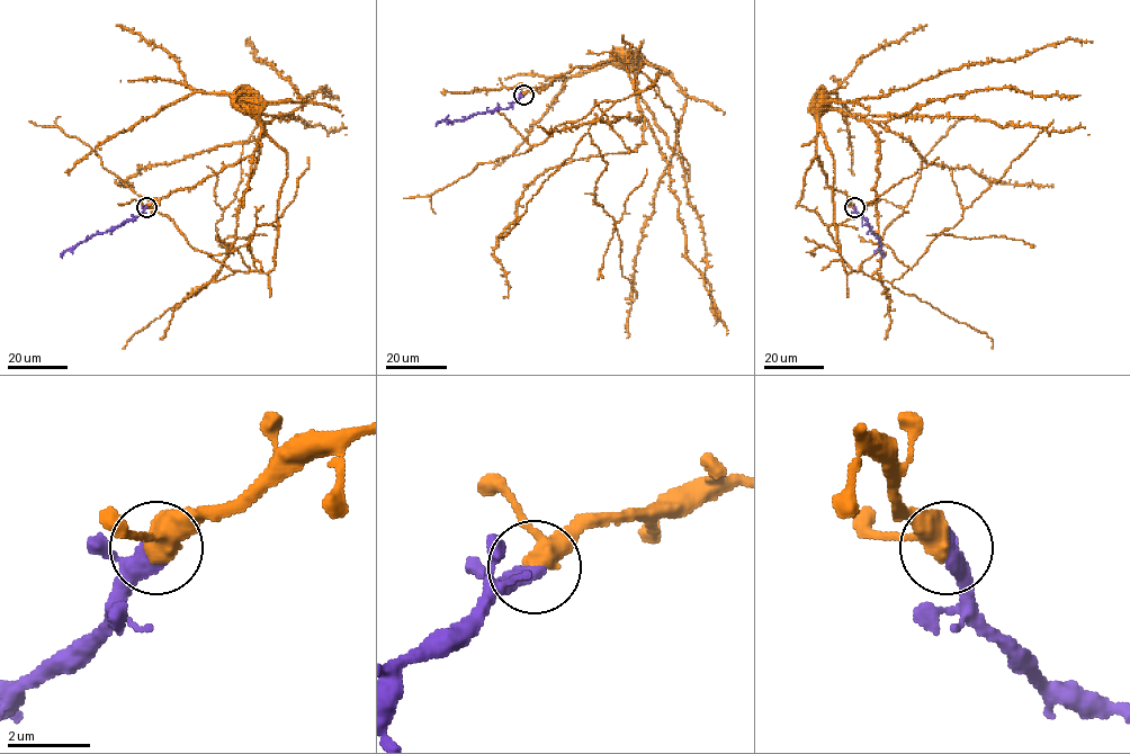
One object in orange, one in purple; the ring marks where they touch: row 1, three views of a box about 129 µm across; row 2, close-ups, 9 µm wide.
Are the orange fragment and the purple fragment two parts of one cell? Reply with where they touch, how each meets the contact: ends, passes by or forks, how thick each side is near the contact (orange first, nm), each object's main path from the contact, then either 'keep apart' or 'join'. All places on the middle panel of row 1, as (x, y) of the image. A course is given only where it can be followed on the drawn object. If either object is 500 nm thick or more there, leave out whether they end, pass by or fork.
place (523, 95); orange passes by; purple passes by; calibres 440 and 360 nm; course orange (523, 95), (633, 56), (667, 73), (589, 133), (607, 163), (593, 198), (637, 298); course purple (523, 95), (505, 108), (437, 124); join

